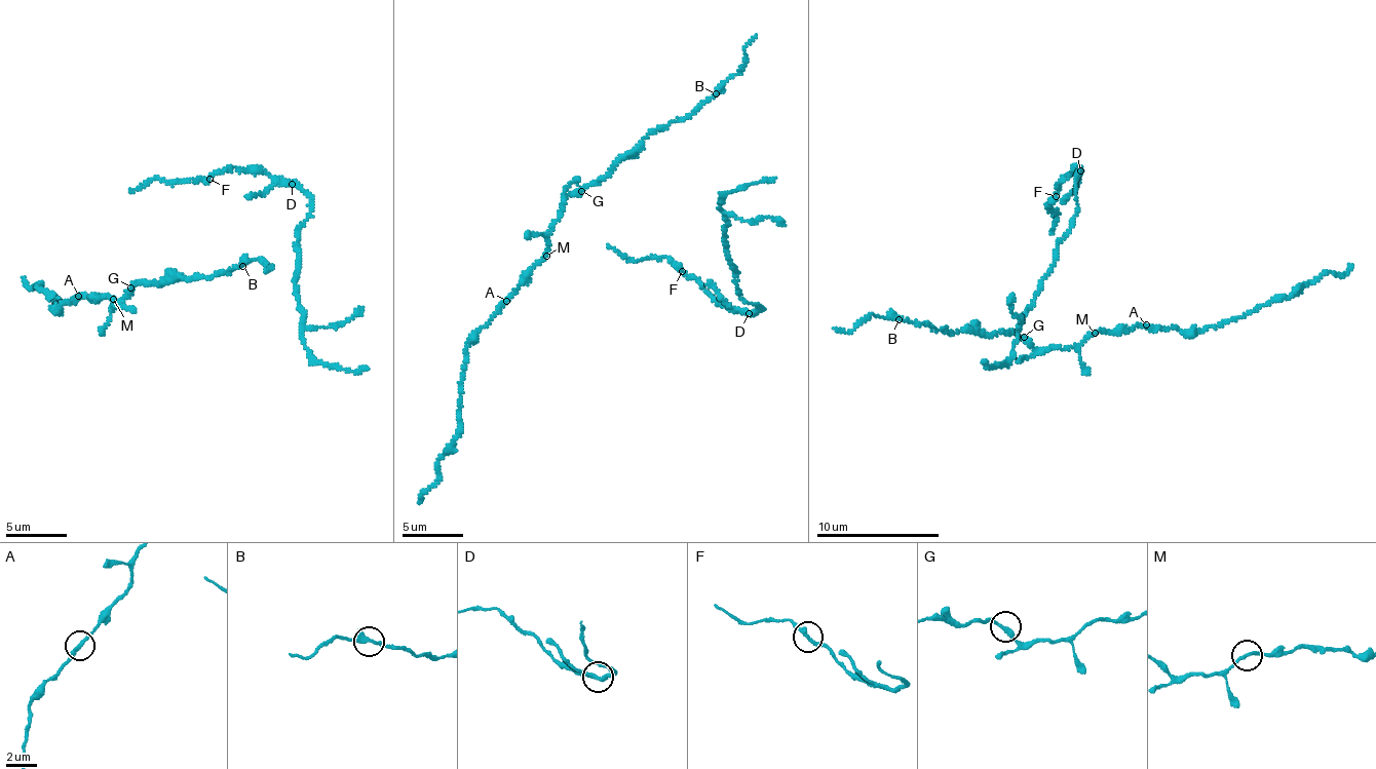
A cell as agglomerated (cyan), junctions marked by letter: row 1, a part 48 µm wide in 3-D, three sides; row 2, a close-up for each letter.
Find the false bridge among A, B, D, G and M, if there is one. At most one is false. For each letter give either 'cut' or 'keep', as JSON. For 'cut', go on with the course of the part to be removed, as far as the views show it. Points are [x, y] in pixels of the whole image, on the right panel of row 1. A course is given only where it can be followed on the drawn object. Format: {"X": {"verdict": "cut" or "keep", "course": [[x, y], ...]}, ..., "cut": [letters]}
{"A": {"verdict": "keep"}, "B": {"verdict": "keep"}, "D": {"verdict": "cut", "course": [[1079, 169], [1062, 177], [1045, 205], [1060, 214], [1050, 234]]}, "G": {"verdict": "keep"}, "M": {"verdict": "keep"}, "cut": ["D"]}

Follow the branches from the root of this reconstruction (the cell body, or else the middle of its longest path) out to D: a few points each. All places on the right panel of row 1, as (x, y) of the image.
D: (1056, 216), (1058, 212), (1044, 204), (1050, 200), (1071, 168), (1075, 166), (1079, 169)

